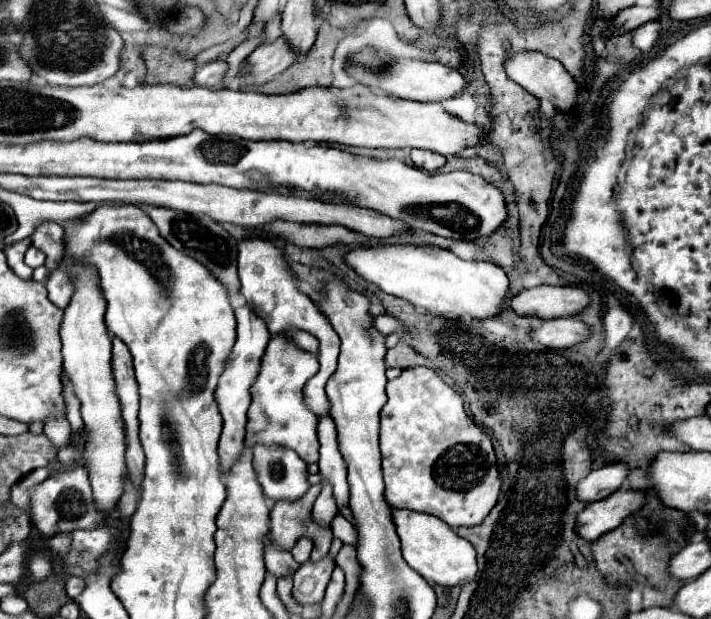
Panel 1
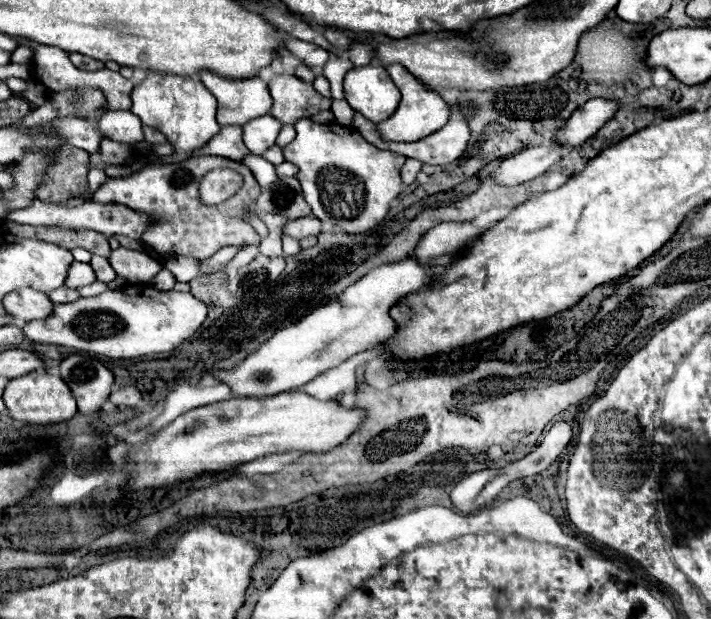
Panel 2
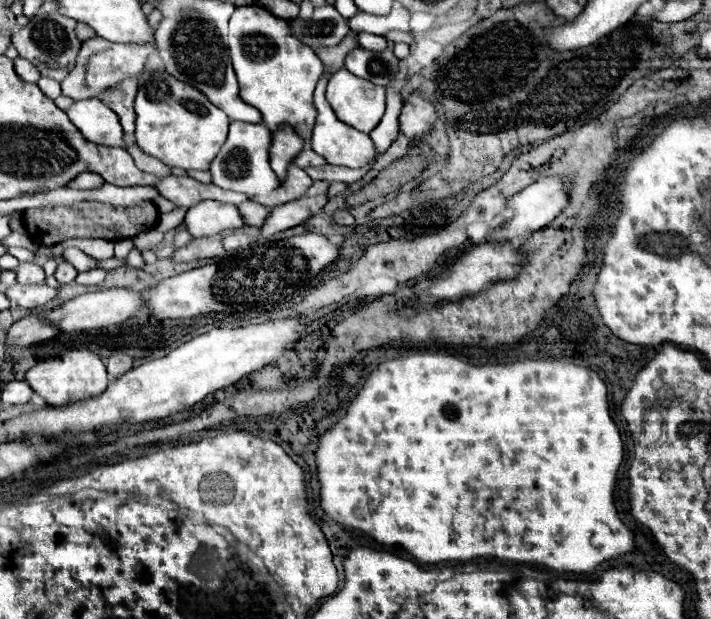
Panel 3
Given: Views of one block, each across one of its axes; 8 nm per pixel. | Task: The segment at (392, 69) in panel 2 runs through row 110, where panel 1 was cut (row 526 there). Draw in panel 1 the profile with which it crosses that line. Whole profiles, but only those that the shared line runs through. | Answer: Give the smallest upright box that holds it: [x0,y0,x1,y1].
[392,508,478,586]

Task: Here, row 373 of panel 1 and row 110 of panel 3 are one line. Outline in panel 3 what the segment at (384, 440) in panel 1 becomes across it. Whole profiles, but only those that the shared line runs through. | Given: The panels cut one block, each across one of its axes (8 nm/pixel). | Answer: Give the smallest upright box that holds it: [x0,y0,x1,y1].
[400,92,438,138]

